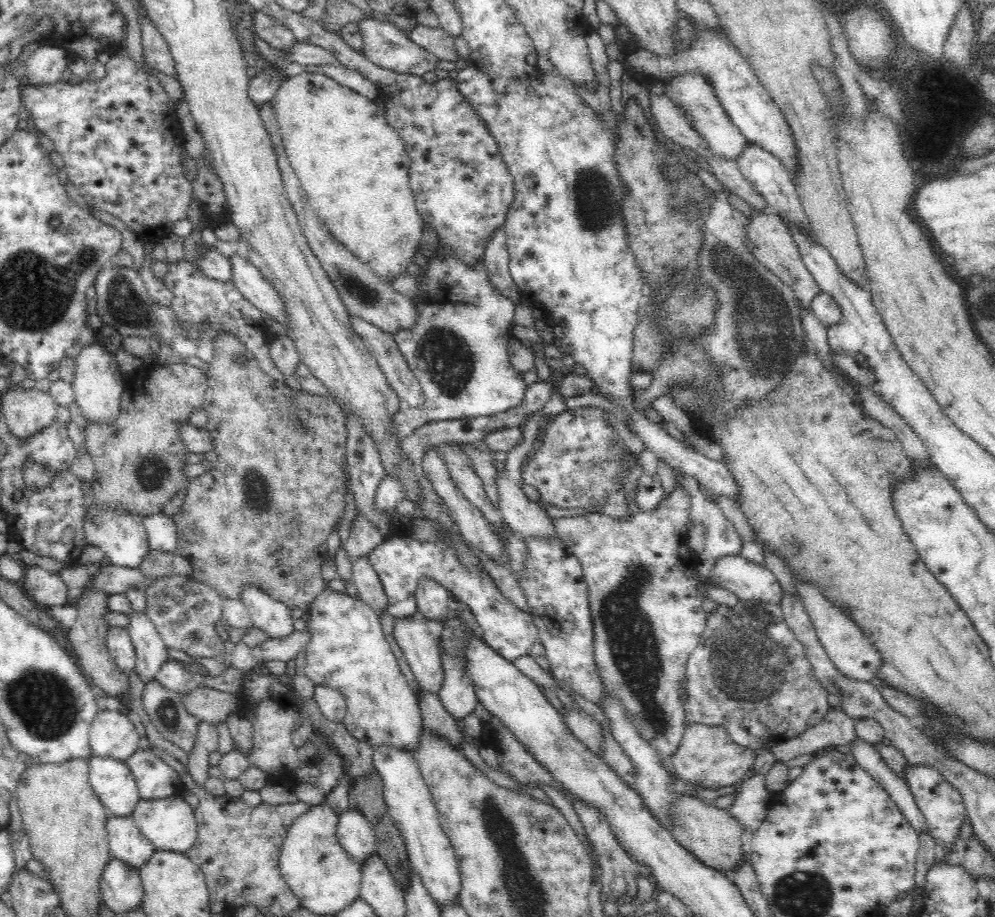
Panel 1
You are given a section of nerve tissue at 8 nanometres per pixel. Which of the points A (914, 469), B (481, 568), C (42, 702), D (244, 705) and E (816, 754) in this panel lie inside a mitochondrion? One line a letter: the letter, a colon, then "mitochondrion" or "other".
A: other
B: other
C: mitochondrion
D: other
E: other

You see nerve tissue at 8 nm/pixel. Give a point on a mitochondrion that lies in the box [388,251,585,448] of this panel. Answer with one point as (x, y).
(443, 356)

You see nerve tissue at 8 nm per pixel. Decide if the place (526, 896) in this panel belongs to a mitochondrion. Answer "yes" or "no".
yes

